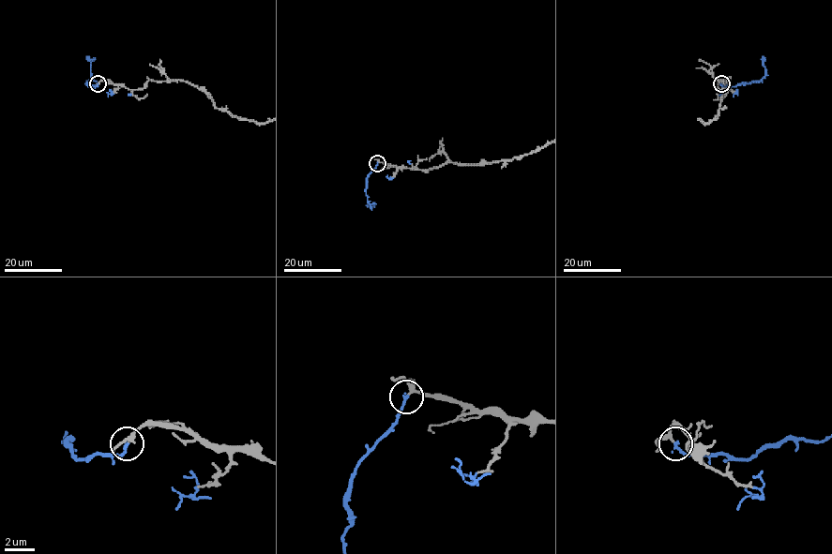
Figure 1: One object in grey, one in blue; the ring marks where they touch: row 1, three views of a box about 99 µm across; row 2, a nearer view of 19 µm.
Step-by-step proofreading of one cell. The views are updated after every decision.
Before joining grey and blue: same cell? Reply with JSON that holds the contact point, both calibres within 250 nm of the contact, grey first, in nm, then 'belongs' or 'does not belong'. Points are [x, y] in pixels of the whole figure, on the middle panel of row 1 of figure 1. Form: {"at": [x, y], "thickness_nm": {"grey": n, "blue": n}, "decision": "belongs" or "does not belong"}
{"at": [377, 163], "thickness_nm": {"grey": 200, "blue": 220}, "decision": "does not belong"}

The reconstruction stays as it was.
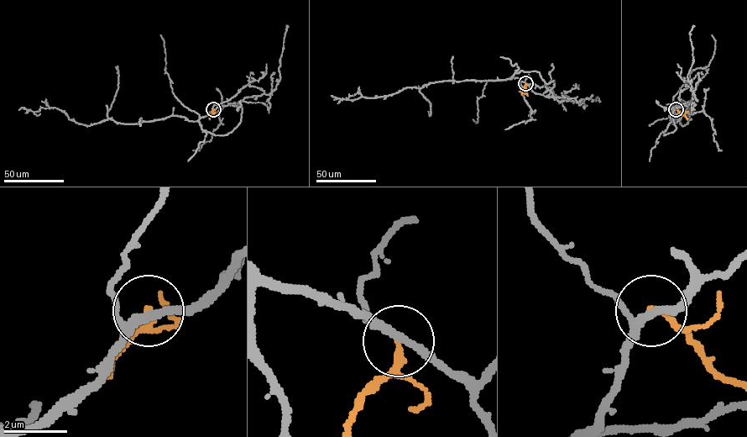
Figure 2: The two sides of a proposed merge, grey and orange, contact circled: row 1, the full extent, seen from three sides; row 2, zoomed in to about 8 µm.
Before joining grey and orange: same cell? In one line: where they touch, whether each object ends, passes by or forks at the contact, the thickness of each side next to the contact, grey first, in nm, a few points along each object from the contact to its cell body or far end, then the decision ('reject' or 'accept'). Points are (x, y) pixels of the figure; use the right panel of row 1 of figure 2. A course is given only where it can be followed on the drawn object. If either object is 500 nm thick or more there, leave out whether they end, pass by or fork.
place (676, 109); grey forks; orange ends; calibres 200 and 220 nm; course grey (676, 109), (670, 118), (673, 116), (674, 124), (680, 118), (682, 125), (693, 108), (687, 110); course orange (676, 109), (685, 112), (687, 118); reject

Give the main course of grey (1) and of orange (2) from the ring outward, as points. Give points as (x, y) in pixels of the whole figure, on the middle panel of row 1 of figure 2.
1: (525, 83), (517, 77), (439, 81), (421, 87), (407, 87), (379, 97), (361, 97), (352, 101), (331, 95)
2: (525, 83), (522, 95)

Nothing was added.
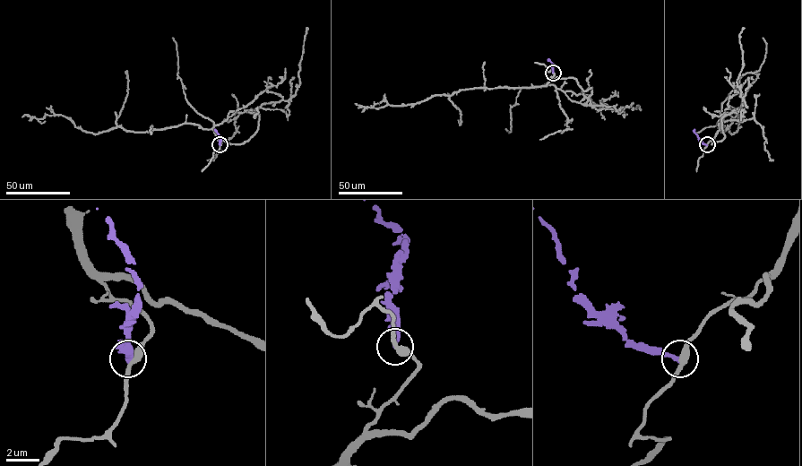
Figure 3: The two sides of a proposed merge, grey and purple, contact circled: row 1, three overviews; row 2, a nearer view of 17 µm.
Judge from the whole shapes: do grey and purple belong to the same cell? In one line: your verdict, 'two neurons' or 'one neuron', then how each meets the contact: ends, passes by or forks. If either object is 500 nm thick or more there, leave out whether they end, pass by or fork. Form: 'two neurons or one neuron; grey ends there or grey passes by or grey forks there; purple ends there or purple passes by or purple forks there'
two neurons; grey passes by; purple ends there

